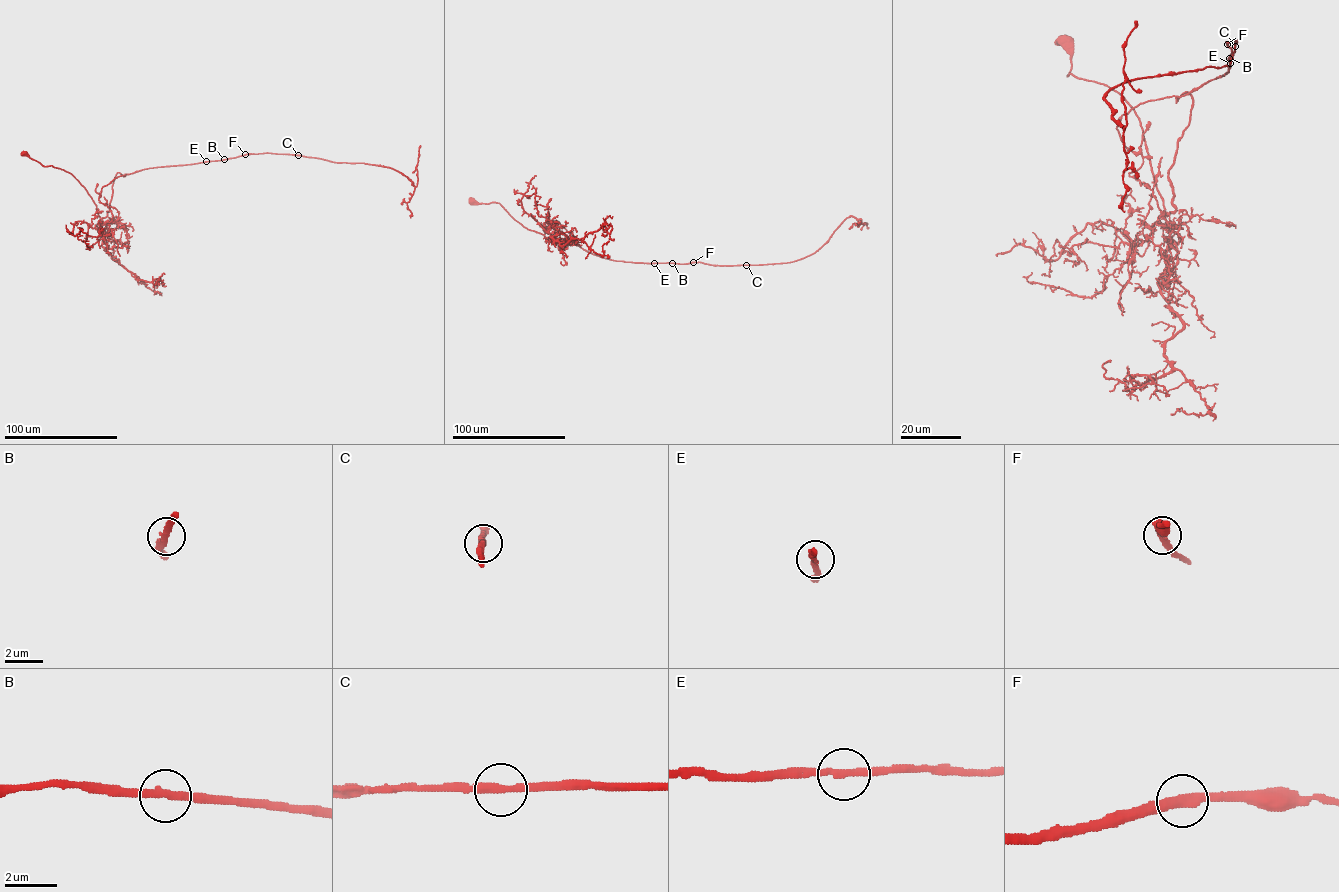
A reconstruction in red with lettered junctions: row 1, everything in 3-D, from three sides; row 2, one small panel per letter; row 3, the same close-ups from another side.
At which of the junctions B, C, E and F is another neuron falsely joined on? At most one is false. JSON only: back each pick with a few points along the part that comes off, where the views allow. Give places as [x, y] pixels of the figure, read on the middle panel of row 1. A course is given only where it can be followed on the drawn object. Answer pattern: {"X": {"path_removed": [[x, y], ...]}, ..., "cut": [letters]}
{"cut": []}

